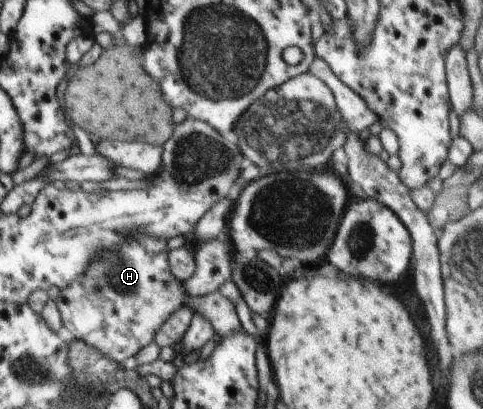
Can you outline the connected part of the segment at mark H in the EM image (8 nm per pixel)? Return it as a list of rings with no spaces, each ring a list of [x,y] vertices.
[[[136,231],[135,235],[126,237],[116,250],[104,249],[99,255],[92,257],[88,268],[67,287],[60,289],[55,303],[60,311],[63,326],[66,326],[79,341],[84,341],[90,347],[96,347],[99,356],[110,357],[119,363],[130,356],[135,356],[144,346],[148,346],[163,324],[182,307],[190,307],[193,314],[203,316],[221,338],[231,337],[244,330],[240,325],[235,305],[219,290],[199,297],[187,293],[184,281],[178,280],[172,274],[168,262],[170,252],[168,240]]]

